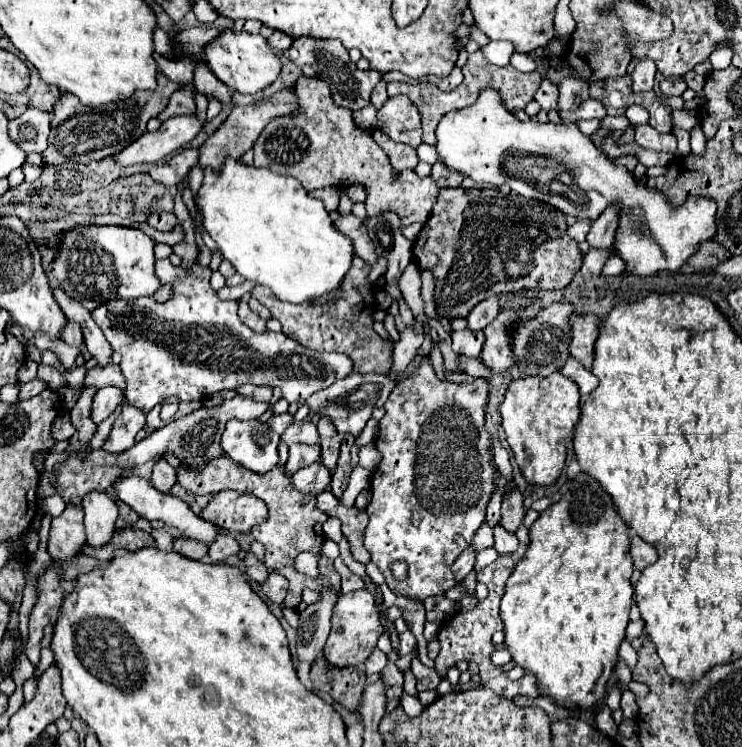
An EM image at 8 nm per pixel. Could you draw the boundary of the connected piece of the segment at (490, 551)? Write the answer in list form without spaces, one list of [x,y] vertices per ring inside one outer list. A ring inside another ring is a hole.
[[[484,548],[478,552],[478,558],[476,558],[476,566],[474,566],[474,572],[480,574],[486,566],[490,566],[494,560],[498,558],[498,552],[496,548]]]

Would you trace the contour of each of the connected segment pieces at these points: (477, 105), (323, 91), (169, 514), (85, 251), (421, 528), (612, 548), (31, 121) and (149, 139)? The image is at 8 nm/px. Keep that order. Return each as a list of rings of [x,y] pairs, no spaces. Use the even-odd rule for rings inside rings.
[[[492,88],[480,90],[480,96],[474,104],[462,110],[448,112],[440,120],[436,128],[436,150],[440,162],[450,172],[460,172],[464,176],[470,176],[474,182],[484,182],[494,188],[508,184],[510,190],[514,190],[516,194],[524,198],[542,200],[570,216],[578,216],[580,220],[586,216],[594,220],[602,214],[602,210],[608,204],[620,202],[622,222],[616,232],[616,254],[620,254],[620,258],[626,260],[626,270],[638,276],[650,276],[656,274],[658,270],[672,270],[672,272],[680,270],[680,266],[688,260],[688,256],[696,252],[698,244],[710,240],[716,230],[714,224],[716,204],[712,204],[710,198],[702,198],[702,200],[688,198],[686,204],[674,210],[658,190],[638,186],[632,172],[628,172],[624,166],[616,166],[604,152],[600,152],[594,146],[590,136],[584,136],[578,130],[576,124],[564,124],[564,122],[542,124],[542,122],[528,122],[528,120],[522,122],[506,110],[502,96]]]
[[[300,76],[296,82],[296,98],[298,110],[288,116],[272,118],[254,142],[256,168],[294,176],[306,190],[362,184],[368,192],[364,202],[368,216],[380,210],[392,210],[404,218],[404,226],[412,222],[424,224],[430,218],[440,188],[432,182],[432,178],[418,178],[414,170],[394,170],[384,150],[380,150],[380,146],[374,142],[372,134],[356,128],[352,110],[334,102],[326,82]]]
[[[136,476],[120,478],[120,480],[114,484],[114,488],[116,488],[116,496],[118,496],[122,502],[126,502],[128,506],[132,506],[142,518],[146,518],[146,520],[150,520],[150,522],[152,522],[152,520],[162,520],[166,526],[178,530],[178,534],[182,534],[184,538],[192,538],[192,540],[196,540],[196,542],[202,542],[202,544],[210,546],[212,542],[216,542],[218,534],[222,532],[222,530],[220,530],[218,526],[214,526],[212,522],[204,520],[202,516],[196,516],[196,514],[192,512],[192,508],[190,508],[184,500],[180,500],[178,496],[164,494],[164,492],[156,490],[156,488],[154,488],[148,480],[144,480],[144,478],[136,478]]]
[[[74,226],[60,238],[58,254],[52,260],[52,274],[64,292],[76,298],[86,310],[94,310],[108,298],[138,298],[154,294],[160,284],[154,276],[154,240],[138,228],[128,226]]]
[[[422,358],[420,366],[414,370],[412,376],[408,376],[406,380],[400,380],[396,384],[396,388],[390,392],[384,408],[386,408],[386,416],[380,420],[378,428],[380,428],[380,434],[376,438],[376,448],[382,452],[382,462],[380,466],[374,470],[372,474],[372,484],[370,484],[370,492],[372,492],[372,500],[370,504],[366,506],[366,512],[370,516],[370,522],[366,526],[366,534],[364,534],[364,548],[372,554],[372,562],[382,570],[384,578],[386,578],[386,584],[388,588],[398,594],[398,596],[404,596],[404,598],[410,598],[410,600],[418,600],[418,602],[424,602],[428,596],[434,596],[434,594],[444,594],[448,588],[456,586],[456,578],[452,574],[452,564],[454,560],[458,558],[458,554],[472,542],[476,530],[480,528],[480,524],[484,522],[486,518],[486,504],[490,500],[490,494],[494,492],[496,484],[494,484],[494,468],[490,464],[492,456],[490,456],[490,434],[484,430],[484,408],[486,408],[486,402],[488,402],[488,382],[486,380],[480,380],[476,378],[474,382],[462,382],[462,384],[454,384],[454,382],[442,382],[434,368],[432,368],[432,362],[430,358]],[[394,562],[406,562],[408,564],[408,576],[406,580],[396,580],[392,576],[392,570],[390,566]]]
[[[580,474],[570,482],[570,488],[560,502],[544,510],[538,522],[530,528],[528,552],[506,582],[506,592],[500,604],[504,644],[514,666],[520,666],[524,674],[534,676],[538,692],[552,698],[558,706],[578,708],[592,716],[598,712],[592,710],[596,706],[592,688],[602,676],[604,664],[613,664],[619,659],[618,650],[625,639],[628,614],[634,602],[634,586],[630,582],[634,568],[628,544],[628,526],[616,514],[612,498],[608,498],[594,478]]]
[[[28,108],[22,116],[8,122],[8,136],[18,148],[26,154],[30,152],[44,152],[48,148],[48,134],[50,134],[50,114]]]
[[[176,116],[166,120],[156,132],[144,132],[138,140],[126,146],[122,152],[114,154],[114,162],[120,166],[160,162],[172,152],[188,144],[200,130],[196,116]]]

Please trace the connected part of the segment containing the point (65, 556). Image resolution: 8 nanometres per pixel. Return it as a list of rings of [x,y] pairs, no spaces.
[[[66,506],[66,510],[58,518],[52,518],[48,552],[54,560],[72,560],[74,556],[80,554],[84,544],[86,536],[84,536],[82,508]]]

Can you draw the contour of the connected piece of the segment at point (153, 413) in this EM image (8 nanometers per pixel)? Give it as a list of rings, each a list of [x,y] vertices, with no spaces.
[[[163,403],[156,405],[156,408],[152,408],[152,410],[150,410],[150,414],[148,414],[148,428],[150,428],[150,430],[156,430],[156,428],[160,428],[160,426],[165,426],[171,421],[171,419],[165,421],[160,418],[162,405]]]

